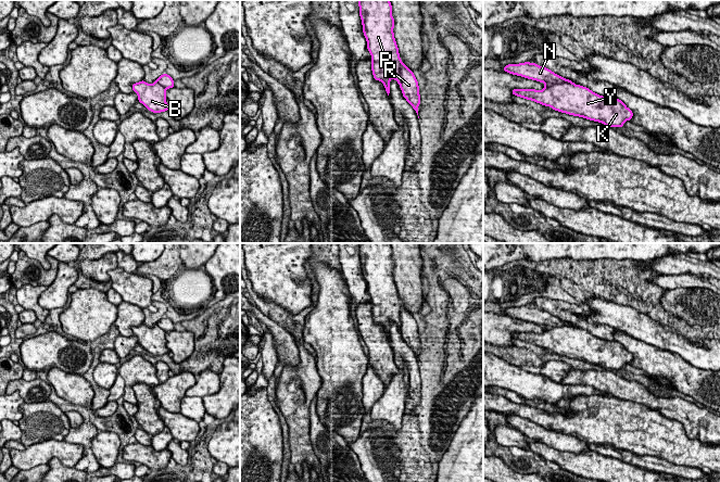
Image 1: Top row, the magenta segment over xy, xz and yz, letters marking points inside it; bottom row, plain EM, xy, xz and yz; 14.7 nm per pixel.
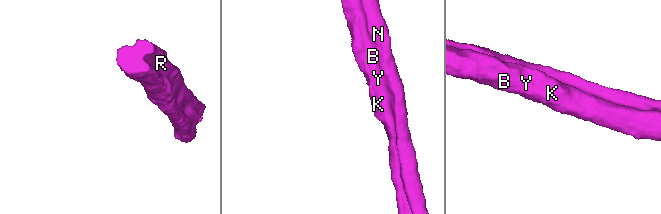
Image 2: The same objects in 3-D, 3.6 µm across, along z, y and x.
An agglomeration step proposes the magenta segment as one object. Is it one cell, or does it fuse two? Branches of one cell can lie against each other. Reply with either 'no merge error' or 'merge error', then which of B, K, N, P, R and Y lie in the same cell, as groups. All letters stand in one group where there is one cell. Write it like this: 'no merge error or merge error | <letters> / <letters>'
merge error | B K P Y / N R

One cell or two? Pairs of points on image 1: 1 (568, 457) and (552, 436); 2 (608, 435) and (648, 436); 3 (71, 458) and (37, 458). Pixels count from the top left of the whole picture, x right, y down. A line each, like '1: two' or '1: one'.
1: two
2: one
3: one

